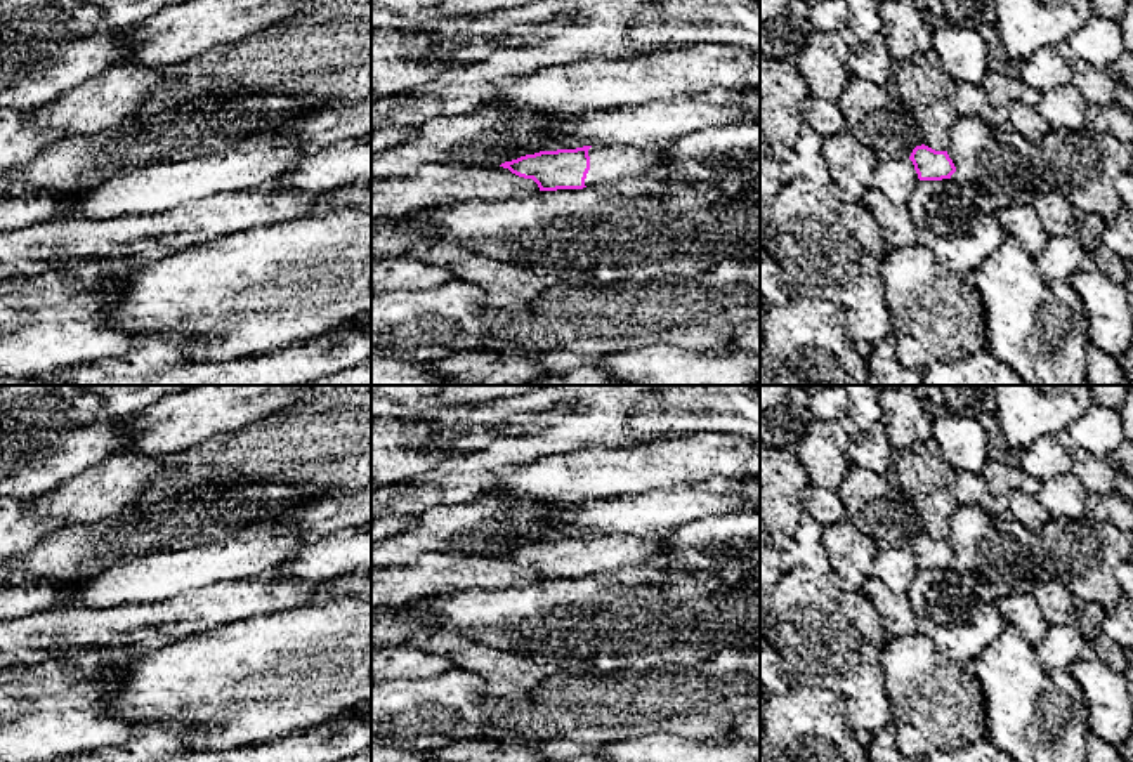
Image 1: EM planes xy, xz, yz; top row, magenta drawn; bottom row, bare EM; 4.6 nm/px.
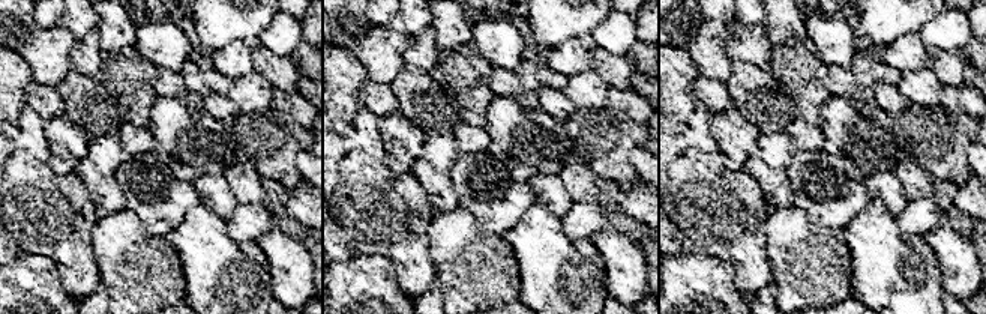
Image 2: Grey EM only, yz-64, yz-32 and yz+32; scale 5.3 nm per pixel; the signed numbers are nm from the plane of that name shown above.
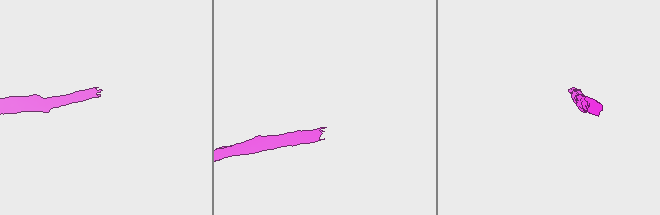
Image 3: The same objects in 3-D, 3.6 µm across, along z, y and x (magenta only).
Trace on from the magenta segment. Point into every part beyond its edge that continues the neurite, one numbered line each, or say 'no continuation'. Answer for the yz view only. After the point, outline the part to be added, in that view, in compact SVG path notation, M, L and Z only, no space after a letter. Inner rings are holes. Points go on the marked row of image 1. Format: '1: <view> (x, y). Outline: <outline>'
no continuation

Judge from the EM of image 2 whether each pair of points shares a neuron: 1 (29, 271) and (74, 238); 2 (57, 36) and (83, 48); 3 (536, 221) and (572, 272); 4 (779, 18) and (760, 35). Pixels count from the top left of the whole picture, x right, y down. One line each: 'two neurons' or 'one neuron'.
1: two neurons
2: two neurons
3: one neuron
4: two neurons

